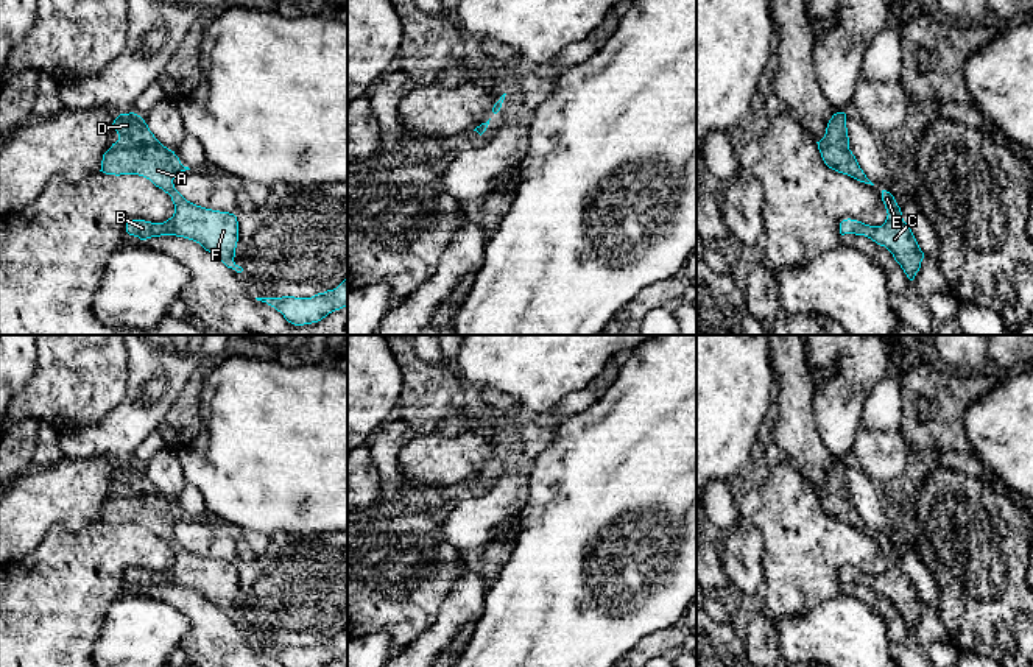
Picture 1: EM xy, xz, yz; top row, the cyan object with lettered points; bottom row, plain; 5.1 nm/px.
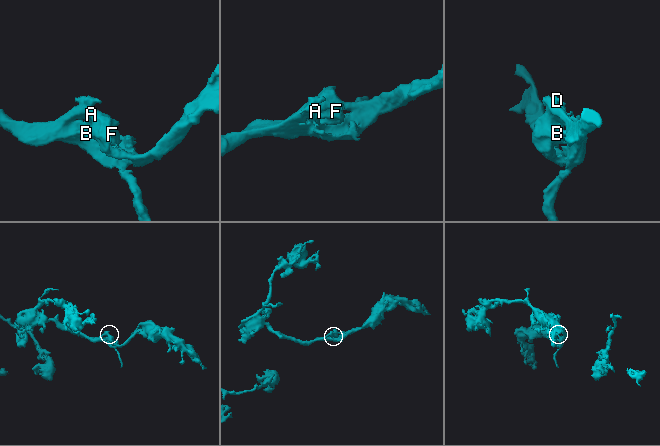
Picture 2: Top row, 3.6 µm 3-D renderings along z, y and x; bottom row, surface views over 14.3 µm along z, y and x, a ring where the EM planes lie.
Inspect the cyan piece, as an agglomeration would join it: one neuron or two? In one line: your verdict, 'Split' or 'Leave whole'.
Leave whole

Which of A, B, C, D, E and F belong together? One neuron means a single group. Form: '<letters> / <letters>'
A B C D E F

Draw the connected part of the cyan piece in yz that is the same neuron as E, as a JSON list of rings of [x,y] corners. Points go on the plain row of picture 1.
[[[882,539],[882,550],[888,563],[882,575],[869,575],[848,567],[840,572],[840,583],[865,584],[877,594],[885,595],[901,614],[907,626],[913,630],[921,617],[924,602],[921,600],[911,578],[904,570],[894,545],[890,541]]]

